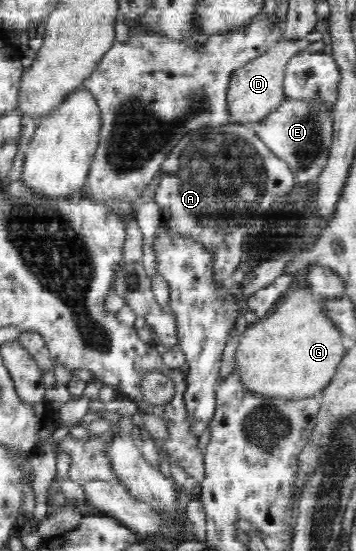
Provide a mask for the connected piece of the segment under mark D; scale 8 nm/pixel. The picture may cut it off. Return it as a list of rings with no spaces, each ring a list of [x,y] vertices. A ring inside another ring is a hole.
[[[282,37],[266,53],[232,72],[226,100],[232,123],[250,125],[262,122],[268,113],[280,106],[280,103],[285,100],[283,86],[286,64],[292,56],[306,50],[309,44],[310,42],[306,38],[286,39],[286,37]]]

